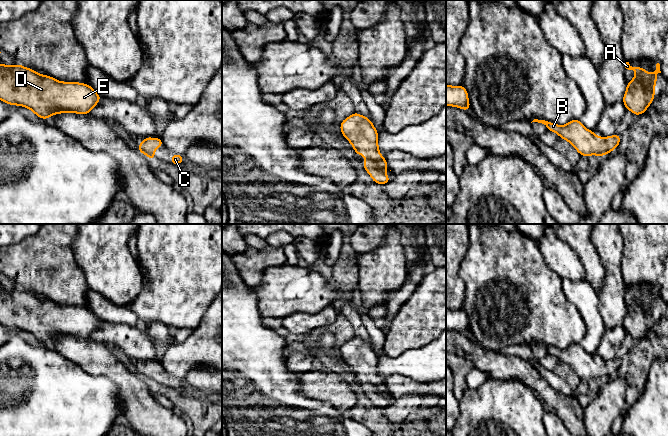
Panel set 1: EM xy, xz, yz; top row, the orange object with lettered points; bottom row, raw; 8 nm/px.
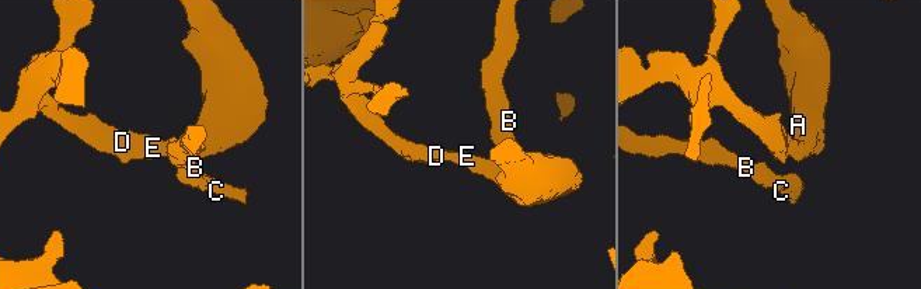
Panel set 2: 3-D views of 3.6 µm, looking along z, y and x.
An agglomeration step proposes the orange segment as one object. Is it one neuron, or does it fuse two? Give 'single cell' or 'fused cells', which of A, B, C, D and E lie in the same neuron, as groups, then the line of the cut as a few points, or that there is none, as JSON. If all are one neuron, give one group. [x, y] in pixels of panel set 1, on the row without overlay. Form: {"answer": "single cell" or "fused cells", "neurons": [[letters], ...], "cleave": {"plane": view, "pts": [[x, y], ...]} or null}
{"answer": "single cell", "neurons": [["A", "B", "C", "D", "E"]], "cleave": null}

